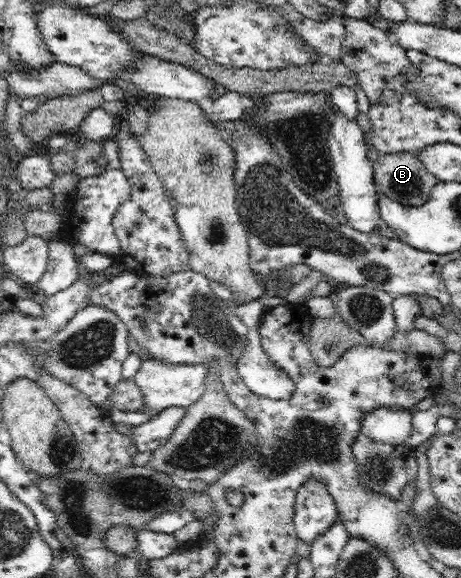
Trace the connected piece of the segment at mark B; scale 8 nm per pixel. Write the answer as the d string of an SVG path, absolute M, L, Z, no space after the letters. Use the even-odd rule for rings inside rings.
M402 151L394 154L380 154L373 162L373 178L377 188L384 195L399 202L403 208L423 207L431 197L431 192L436 186L437 178L425 169L424 163L415 153Z

